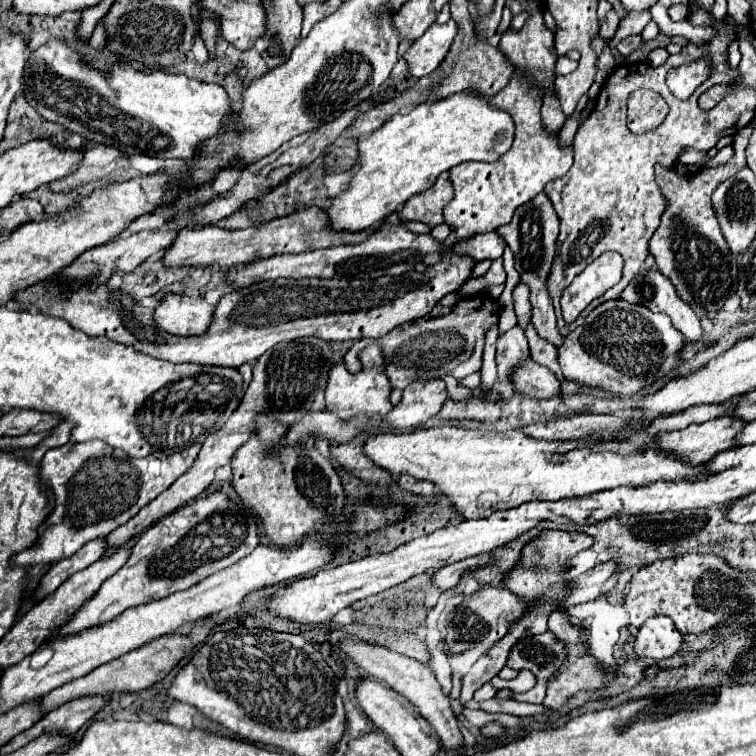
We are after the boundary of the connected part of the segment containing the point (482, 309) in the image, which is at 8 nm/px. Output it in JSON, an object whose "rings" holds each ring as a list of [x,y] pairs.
{"rings":[[[474,295],[460,299],[454,307],[442,307],[440,303],[422,317],[422,321],[412,321],[398,329],[386,333],[386,337],[378,337],[378,341],[362,339],[356,341],[350,351],[344,355],[344,365],[348,371],[360,371],[360,351],[364,345],[376,343],[384,353],[384,373],[392,385],[392,389],[406,389],[414,381],[430,381],[444,379],[452,375],[454,379],[466,379],[468,375],[480,371],[482,367],[482,351],[486,341],[486,331],[498,325],[500,307],[486,295]]]}

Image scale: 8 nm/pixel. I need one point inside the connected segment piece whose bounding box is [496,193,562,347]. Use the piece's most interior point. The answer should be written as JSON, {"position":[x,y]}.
{"position":[531,234]}

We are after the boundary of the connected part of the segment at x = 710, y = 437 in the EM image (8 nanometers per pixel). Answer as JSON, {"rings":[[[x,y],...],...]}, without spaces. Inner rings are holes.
{"rings":[[[718,417],[712,421],[706,421],[702,425],[690,425],[680,431],[672,433],[658,433],[654,441],[662,451],[668,453],[680,453],[690,463],[706,463],[710,457],[716,457],[718,453],[726,449],[740,447],[736,441],[736,435],[748,425],[744,419],[734,417]]]}

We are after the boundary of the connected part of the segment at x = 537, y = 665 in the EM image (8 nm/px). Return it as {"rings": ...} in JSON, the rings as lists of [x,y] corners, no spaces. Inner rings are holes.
{"rings":[[[528,631],[524,637],[520,637],[514,643],[506,665],[512,669],[530,669],[536,675],[538,683],[534,689],[526,693],[516,693],[514,699],[528,703],[542,703],[548,681],[566,663],[566,653],[568,653],[566,645],[552,631],[540,635],[532,635]]]}

